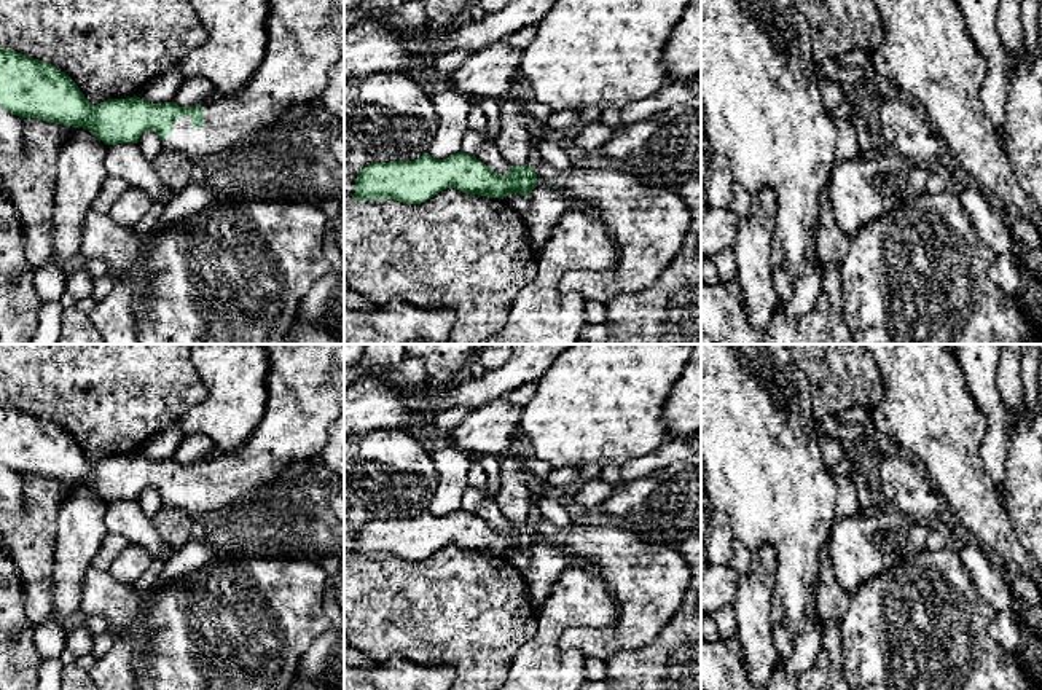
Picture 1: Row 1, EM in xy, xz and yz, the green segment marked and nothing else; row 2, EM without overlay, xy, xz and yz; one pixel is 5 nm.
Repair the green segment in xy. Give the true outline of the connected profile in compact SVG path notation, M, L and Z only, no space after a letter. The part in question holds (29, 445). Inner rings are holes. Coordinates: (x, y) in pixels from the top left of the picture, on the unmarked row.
M344 344L264 346L269 355L266 410L239 451L215 453L194 464L150 461L137 453L92 462L57 424L0 405L0 464L21 475L88 486L105 502L137 500L142 491L153 488L163 504L182 508L193 518L226 508L298 464L320 457L330 427L344 413Z

